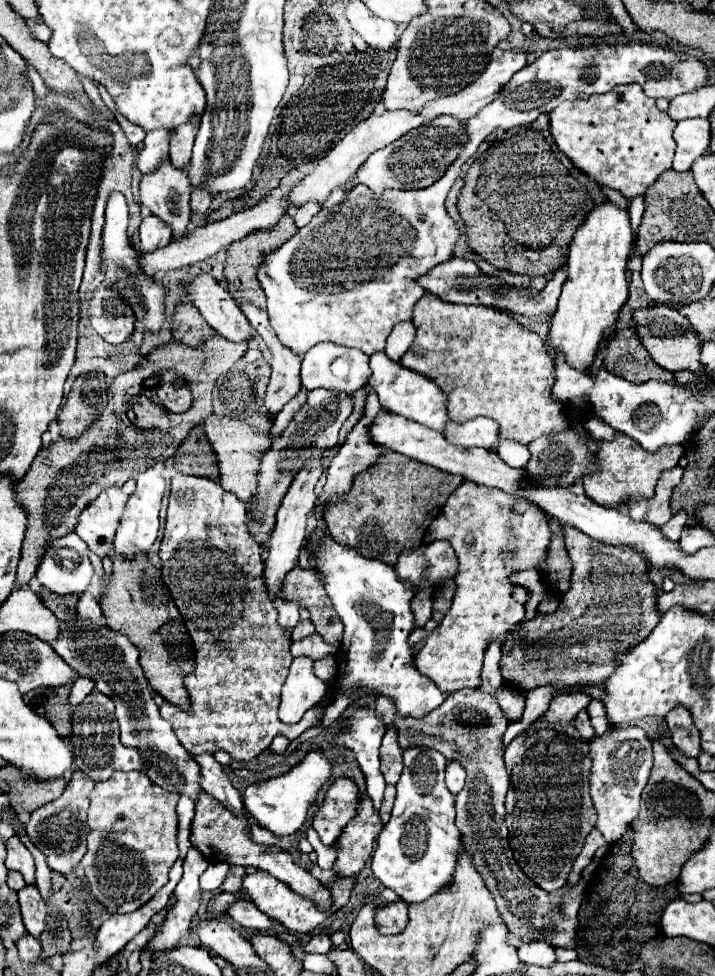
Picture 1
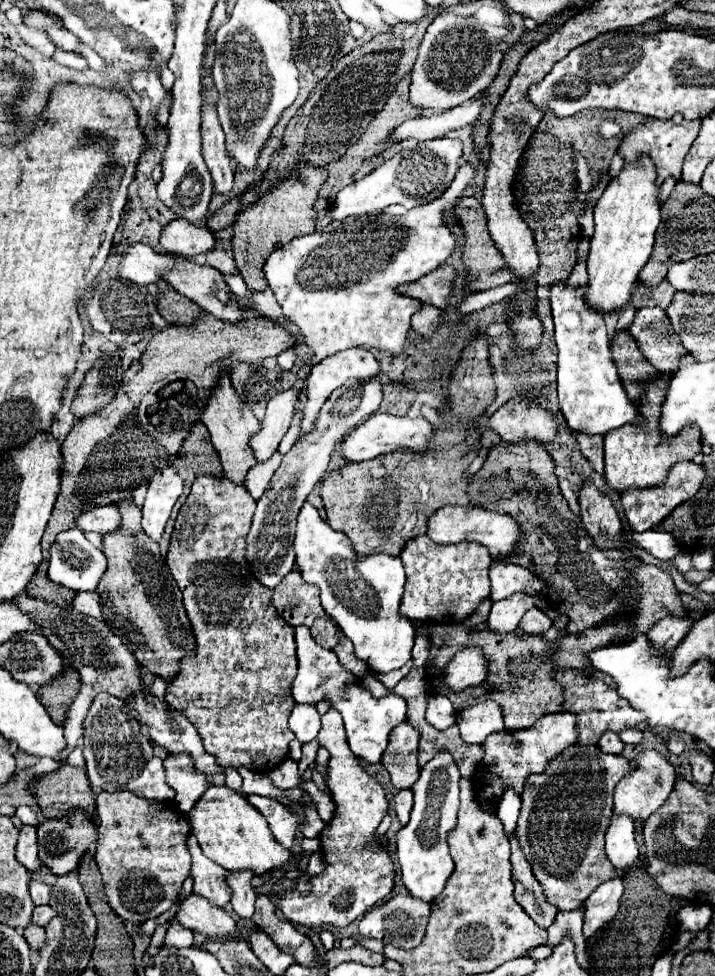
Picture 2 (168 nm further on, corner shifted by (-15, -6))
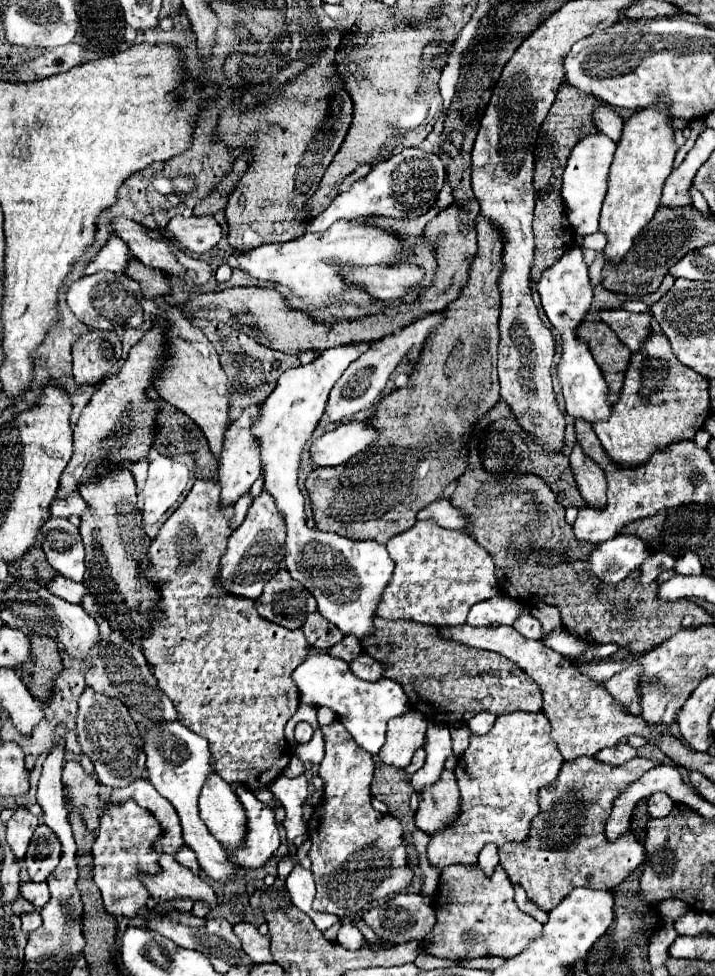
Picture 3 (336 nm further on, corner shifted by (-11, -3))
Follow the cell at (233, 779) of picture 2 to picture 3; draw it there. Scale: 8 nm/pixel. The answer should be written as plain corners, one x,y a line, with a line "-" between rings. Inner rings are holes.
175,721
149,729
143,735
143,741
145,741
143,749
147,753
147,771
149,771
147,779
177,809
183,827
183,839
197,853
201,869
205,871
205,875
209,875
219,883
233,883
235,873
241,873
241,869
239,865
233,865
233,861
225,855
225,849
211,837
205,823
199,819
199,809
197,809
199,789
203,787
205,779
215,773
215,763
211,759
207,739
195,735
185,725

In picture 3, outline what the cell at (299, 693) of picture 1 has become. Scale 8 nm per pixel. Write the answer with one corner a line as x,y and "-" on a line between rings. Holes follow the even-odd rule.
301,721
295,725
295,741
297,743
307,743
311,737
313,737
313,727
309,723

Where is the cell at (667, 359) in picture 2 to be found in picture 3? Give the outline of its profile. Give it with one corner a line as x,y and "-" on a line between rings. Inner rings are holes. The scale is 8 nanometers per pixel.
625,309
601,311
601,319
617,333
617,337
633,351
643,347
643,341
651,331
651,313
631,313

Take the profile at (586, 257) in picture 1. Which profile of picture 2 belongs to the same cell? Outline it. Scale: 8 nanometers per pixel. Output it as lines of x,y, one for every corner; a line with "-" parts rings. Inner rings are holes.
649,156
635,162
625,162
621,172
609,182
595,206
595,234
587,256
589,284
587,302
601,314
621,310
631,300
631,288
637,282
639,270
647,264
659,226
659,190
655,164

